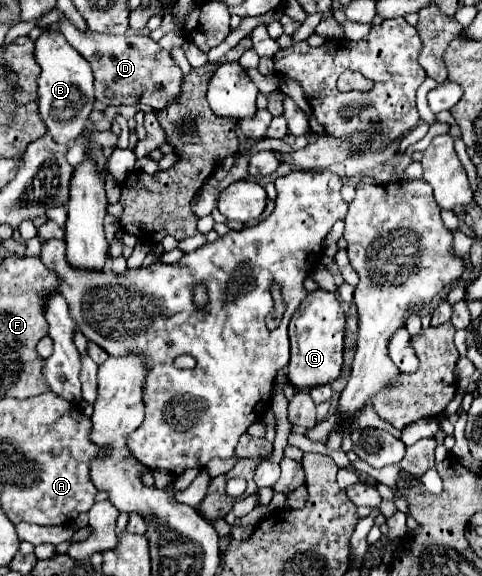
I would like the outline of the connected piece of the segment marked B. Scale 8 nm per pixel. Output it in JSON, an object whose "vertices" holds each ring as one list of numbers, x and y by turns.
{"vertices":[[47,31,35,41,35,59,41,65,41,75,37,79,39,93,39,115,43,125,55,143,67,145,77,139,93,111,93,75,85,57,81,57,61,33]]}

